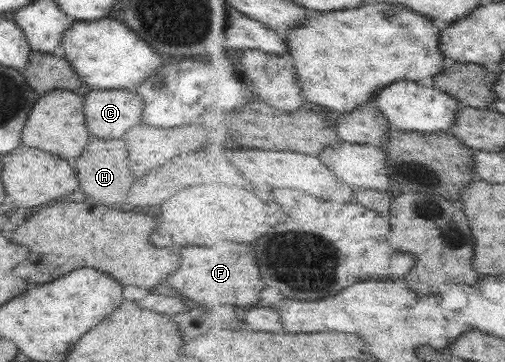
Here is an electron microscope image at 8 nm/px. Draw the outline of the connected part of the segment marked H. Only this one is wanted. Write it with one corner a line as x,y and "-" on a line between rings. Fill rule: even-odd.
92,138
80,156
70,162
77,172
79,189
83,190
83,194
87,194
95,200
101,200
105,204
125,200
125,196
131,188
131,178
129,178
125,144
121,140

